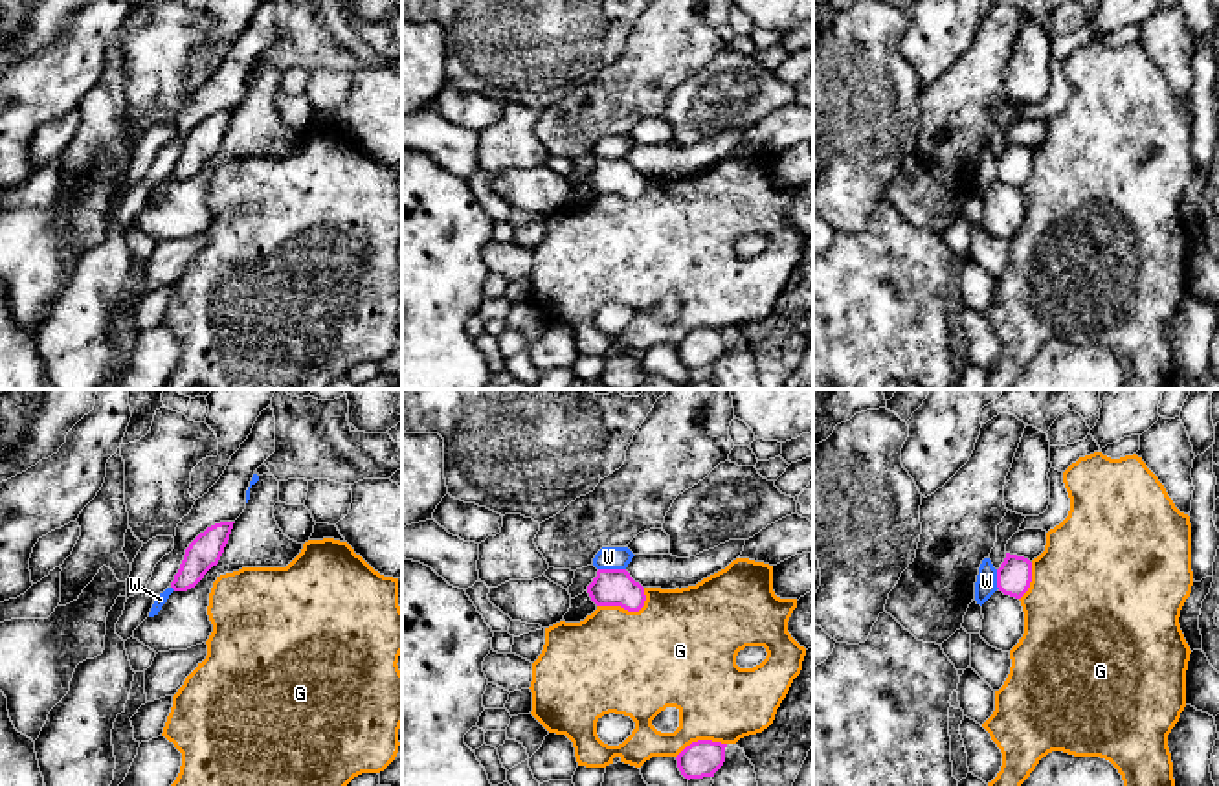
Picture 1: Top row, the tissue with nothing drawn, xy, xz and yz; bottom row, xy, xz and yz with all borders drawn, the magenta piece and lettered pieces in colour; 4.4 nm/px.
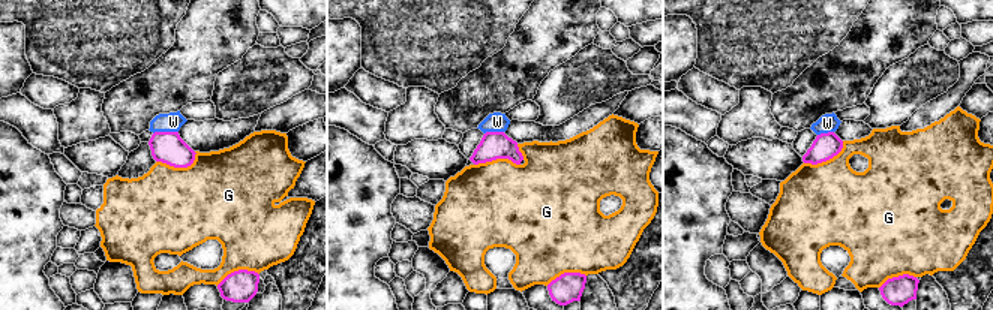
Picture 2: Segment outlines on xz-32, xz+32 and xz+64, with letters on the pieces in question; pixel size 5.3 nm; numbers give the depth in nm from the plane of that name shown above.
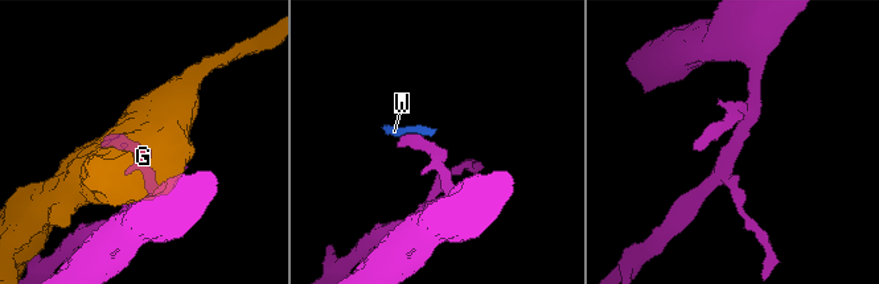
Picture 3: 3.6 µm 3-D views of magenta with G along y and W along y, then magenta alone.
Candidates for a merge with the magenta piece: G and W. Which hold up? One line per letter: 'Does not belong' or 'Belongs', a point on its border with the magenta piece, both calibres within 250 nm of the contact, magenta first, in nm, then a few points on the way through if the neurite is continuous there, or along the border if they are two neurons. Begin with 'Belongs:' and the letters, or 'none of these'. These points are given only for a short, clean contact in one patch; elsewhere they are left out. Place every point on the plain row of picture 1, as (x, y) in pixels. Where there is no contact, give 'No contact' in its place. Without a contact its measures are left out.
Belongs: none of these
G: Does not belong. Touches magenta at xz (628, 199). Thickness 160 nm (magenta) against 460 nm
W: Does not belong. Touches magenta at xz (612, 158). Thickness 160 nm (magenta) against 100 nm. Boundary: xz (599, 157), (625, 158)

